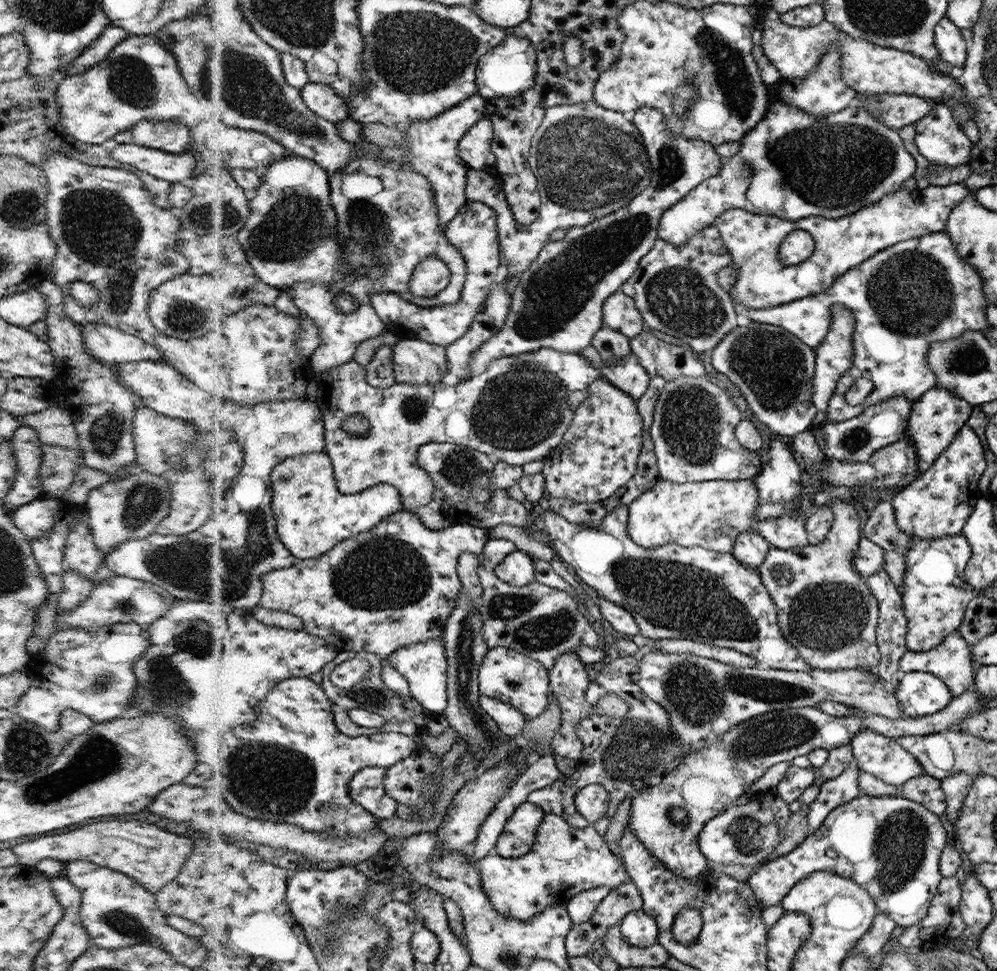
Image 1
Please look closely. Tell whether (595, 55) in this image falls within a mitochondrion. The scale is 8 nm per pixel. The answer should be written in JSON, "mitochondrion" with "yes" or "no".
{"mitochondrion":"no"}

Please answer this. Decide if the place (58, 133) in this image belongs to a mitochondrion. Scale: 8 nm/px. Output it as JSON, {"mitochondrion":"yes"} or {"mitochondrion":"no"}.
{"mitochondrion":"no"}

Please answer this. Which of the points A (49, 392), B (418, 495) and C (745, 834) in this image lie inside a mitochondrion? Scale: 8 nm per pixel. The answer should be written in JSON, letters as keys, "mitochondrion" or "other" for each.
{"A":"other","B":"other","C":"mitochondrion"}

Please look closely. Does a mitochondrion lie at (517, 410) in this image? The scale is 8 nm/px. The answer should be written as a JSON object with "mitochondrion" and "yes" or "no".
{"mitochondrion":"yes"}

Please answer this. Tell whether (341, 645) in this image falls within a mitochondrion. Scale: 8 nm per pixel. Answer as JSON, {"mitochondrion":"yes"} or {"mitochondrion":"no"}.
{"mitochondrion":"no"}

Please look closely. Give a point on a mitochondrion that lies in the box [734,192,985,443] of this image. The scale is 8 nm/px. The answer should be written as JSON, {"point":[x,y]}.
{"point":[912,293]}

